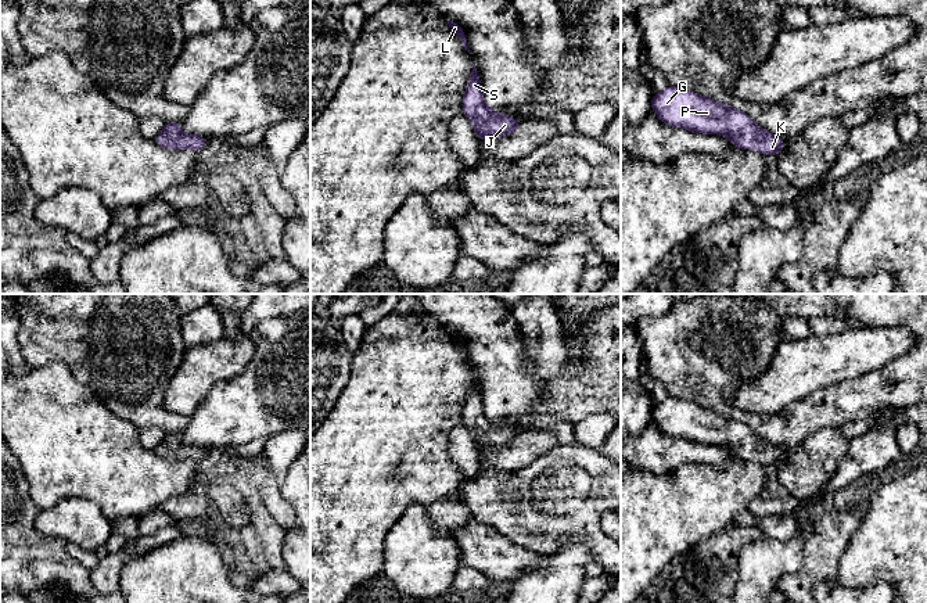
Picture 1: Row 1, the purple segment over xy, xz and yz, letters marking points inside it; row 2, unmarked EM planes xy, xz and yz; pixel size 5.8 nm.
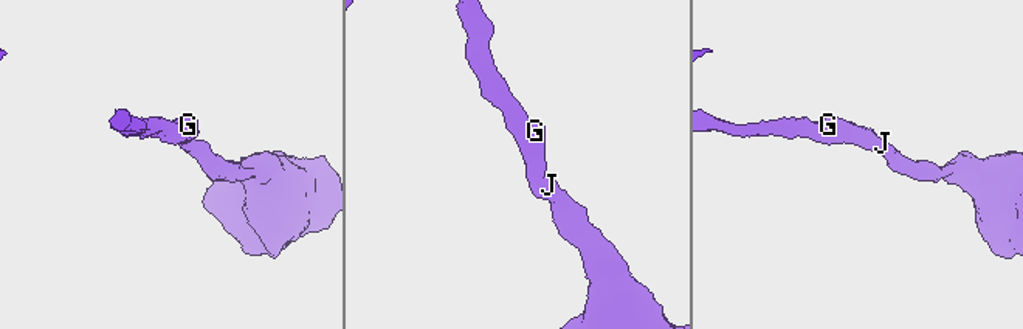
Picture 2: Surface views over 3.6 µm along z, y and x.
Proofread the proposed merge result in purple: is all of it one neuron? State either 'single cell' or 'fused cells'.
single cell

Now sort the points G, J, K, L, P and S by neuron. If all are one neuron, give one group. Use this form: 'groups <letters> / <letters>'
groups G J K L P S

